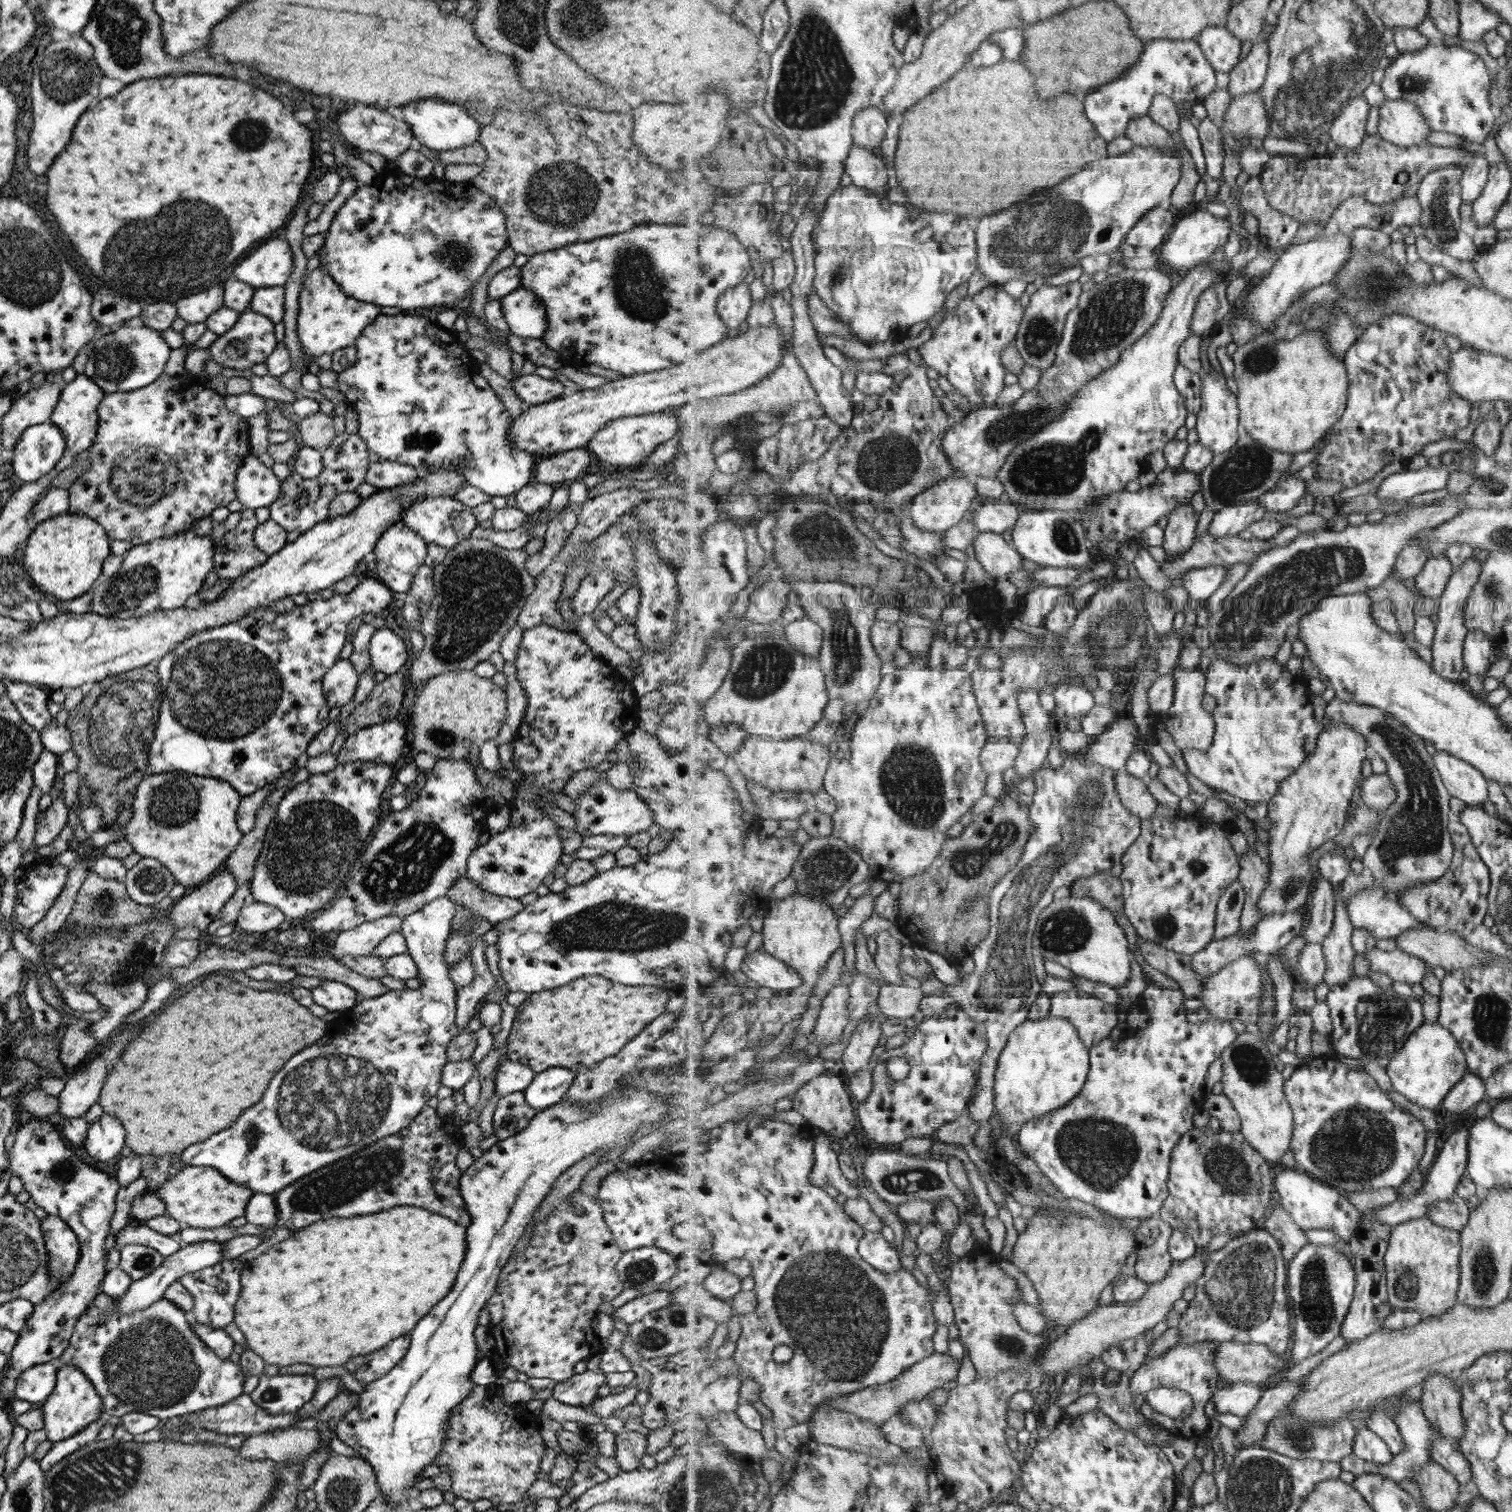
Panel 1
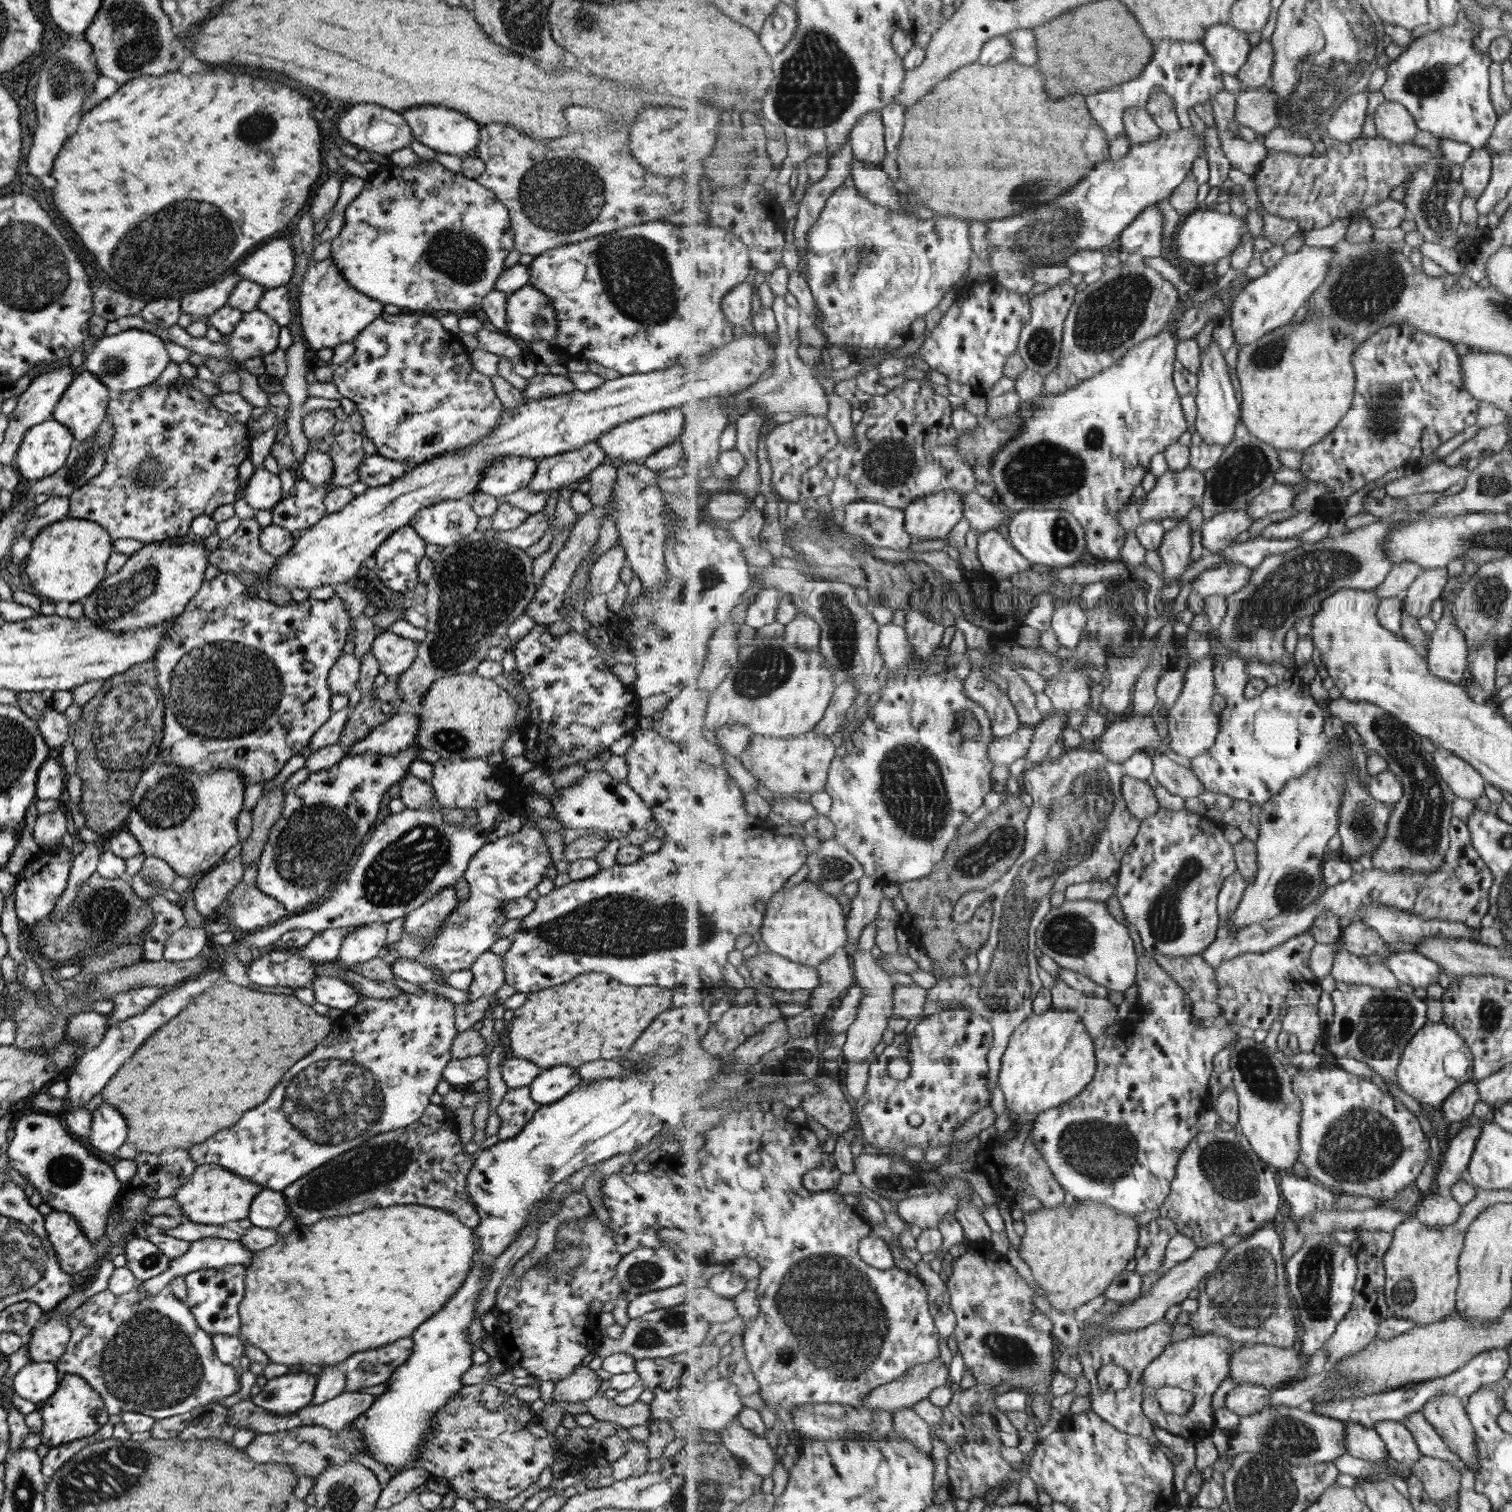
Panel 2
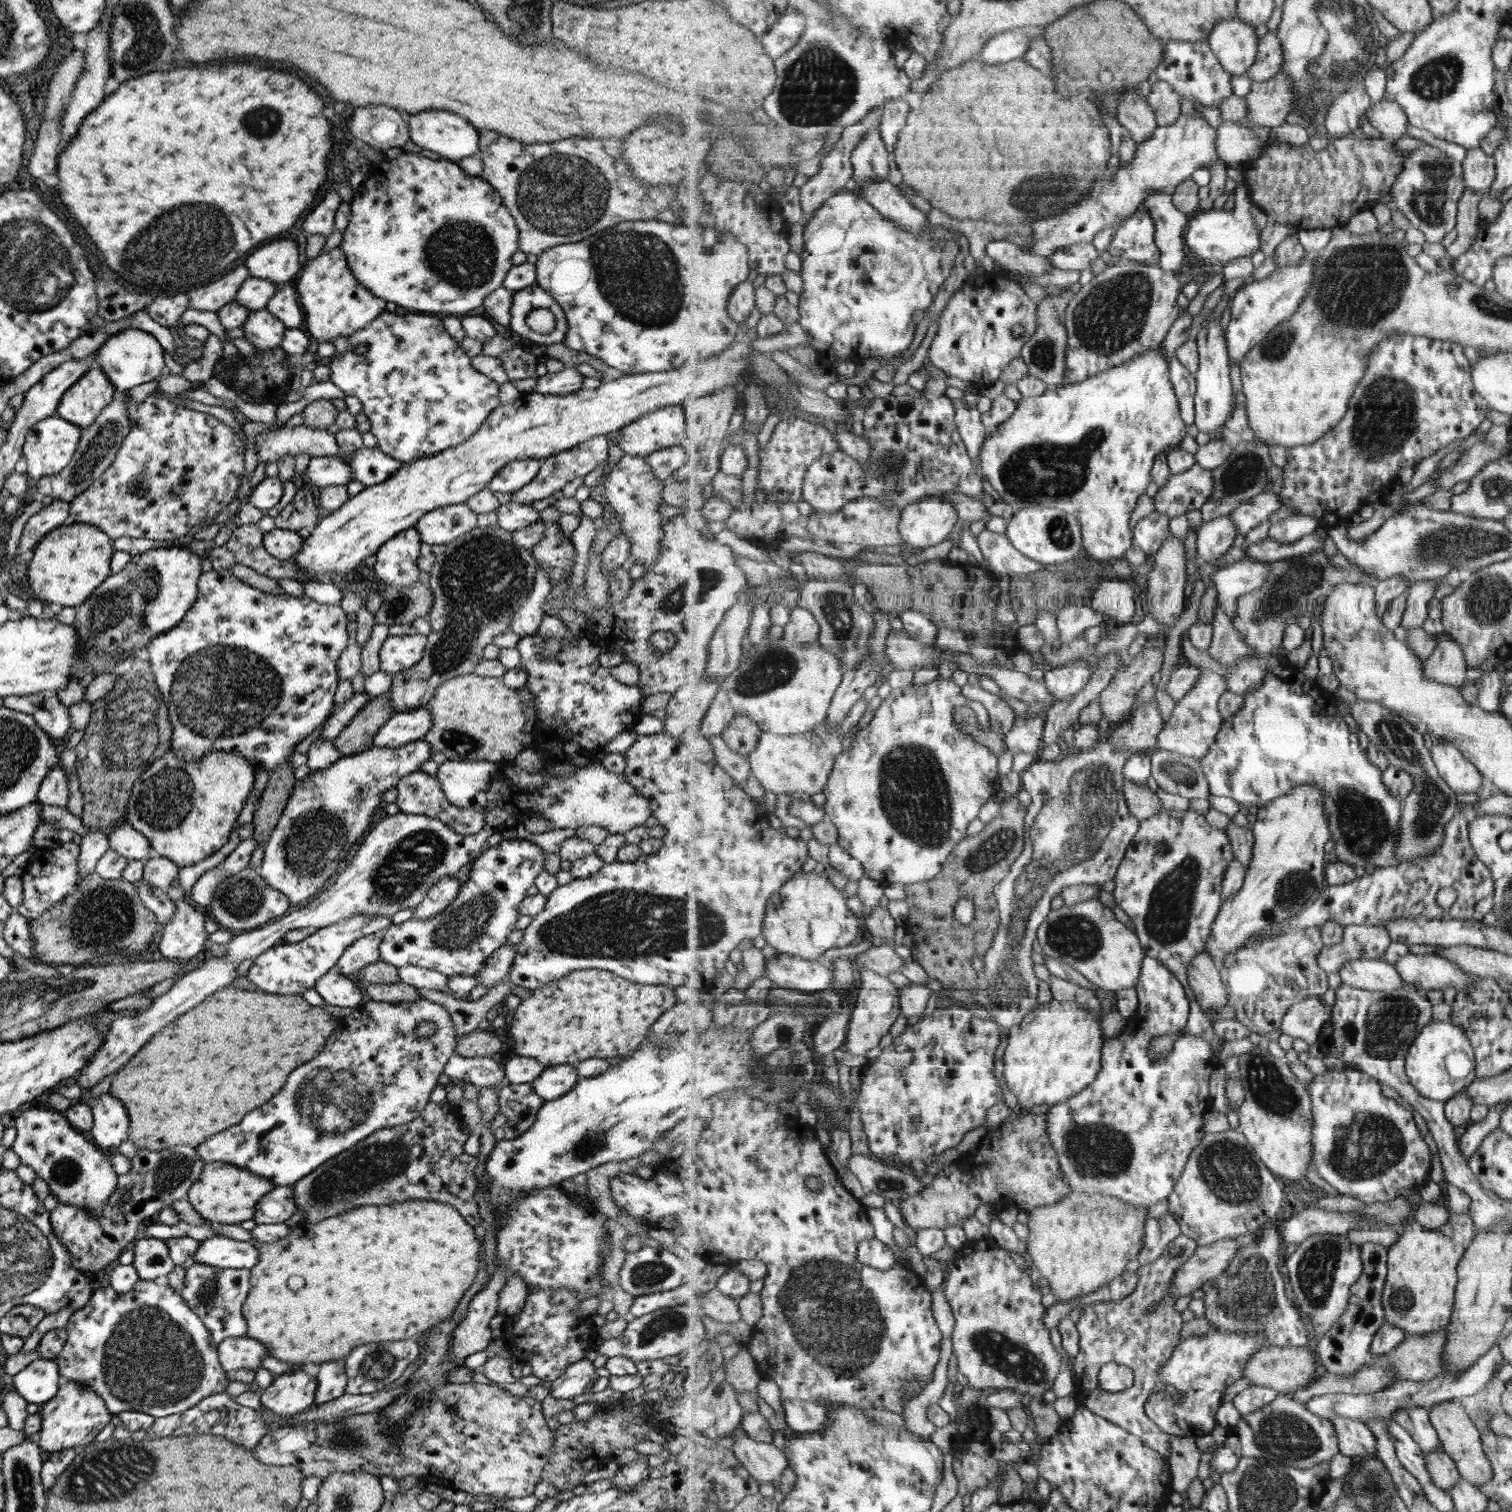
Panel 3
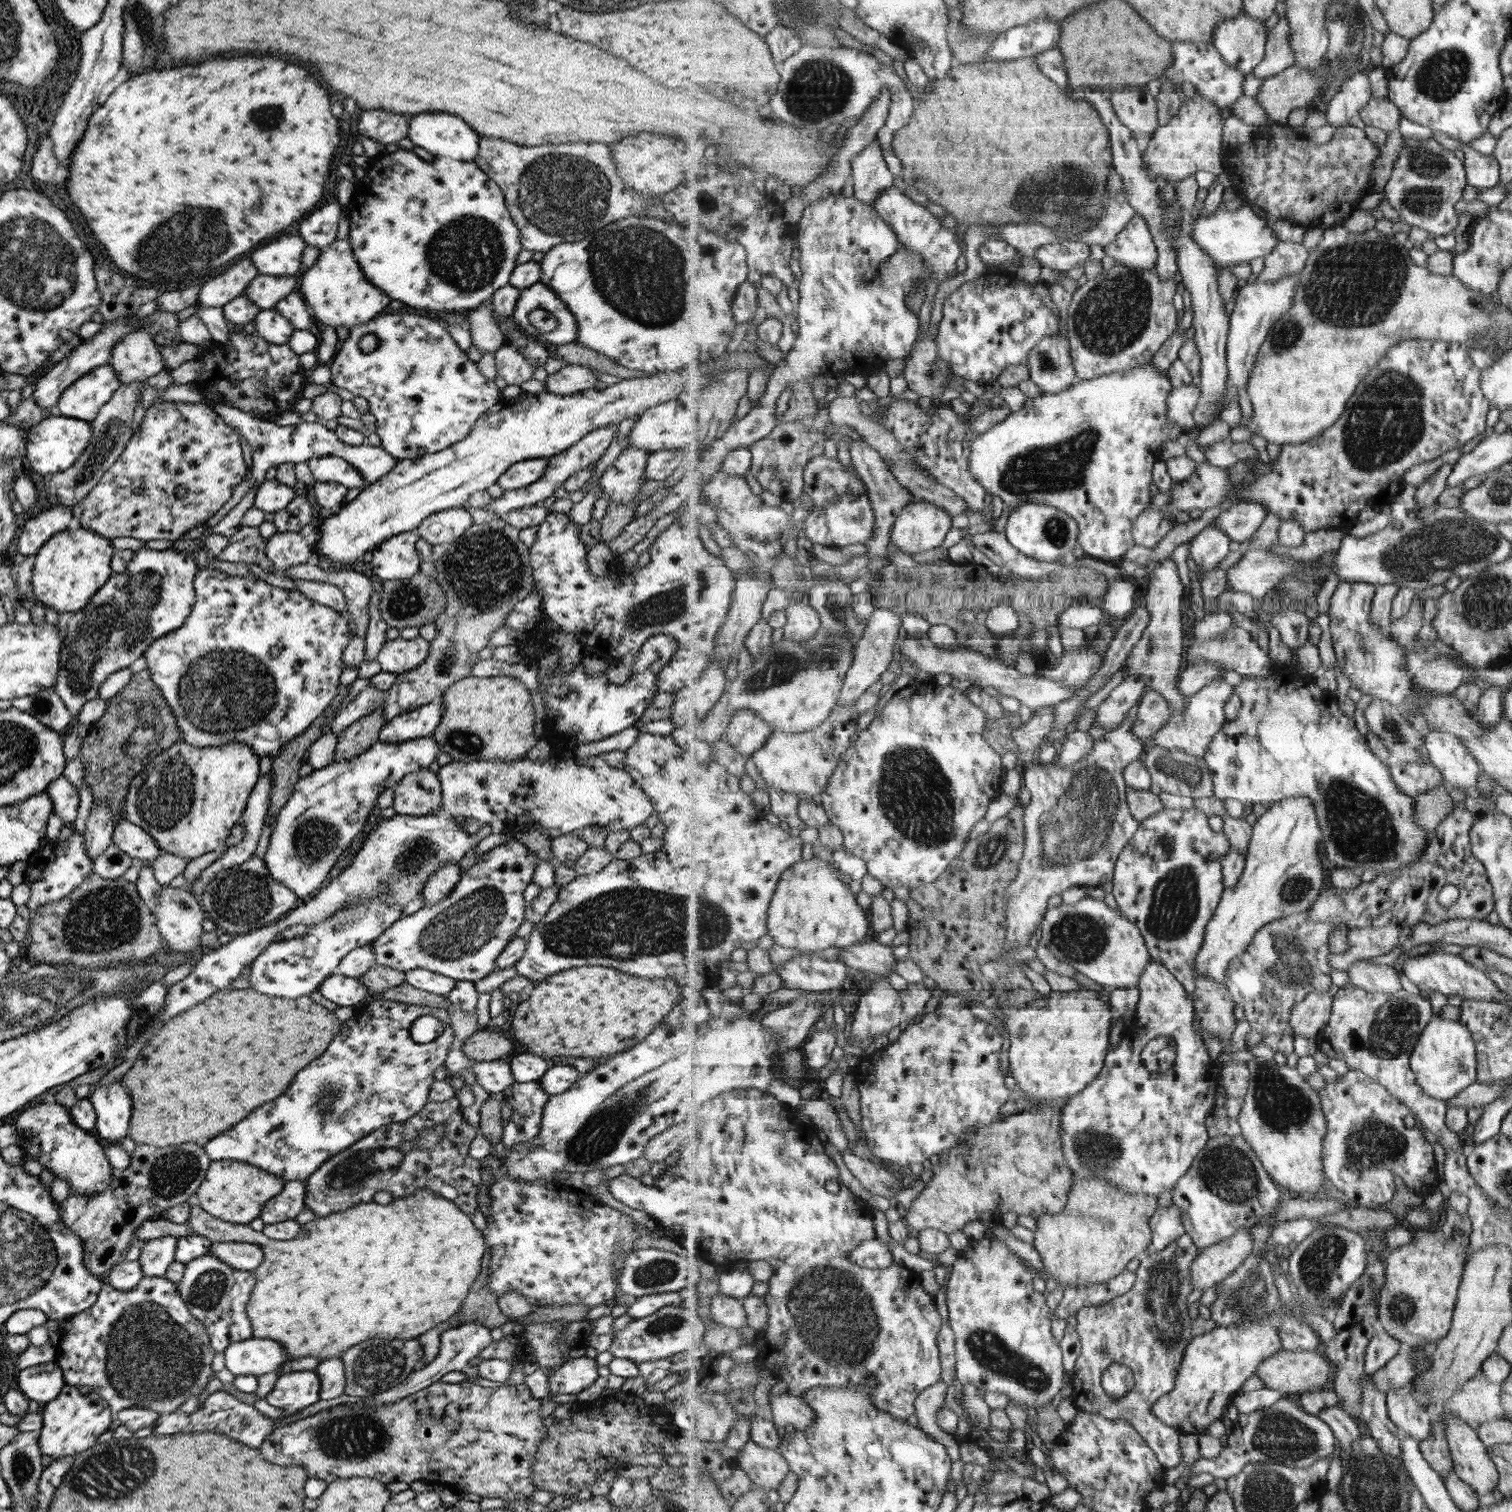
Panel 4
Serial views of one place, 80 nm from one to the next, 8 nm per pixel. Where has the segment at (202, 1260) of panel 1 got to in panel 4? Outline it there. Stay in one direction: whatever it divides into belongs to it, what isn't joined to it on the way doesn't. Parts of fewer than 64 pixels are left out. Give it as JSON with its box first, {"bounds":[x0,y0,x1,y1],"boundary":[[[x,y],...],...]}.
{"bounds":[206,1240,263,1271],"boundary":[[[231,1240],[210,1241],[210,1247],[206,1254],[218,1258],[231,1268],[248,1271],[257,1268],[263,1258],[262,1250],[256,1244]]]}

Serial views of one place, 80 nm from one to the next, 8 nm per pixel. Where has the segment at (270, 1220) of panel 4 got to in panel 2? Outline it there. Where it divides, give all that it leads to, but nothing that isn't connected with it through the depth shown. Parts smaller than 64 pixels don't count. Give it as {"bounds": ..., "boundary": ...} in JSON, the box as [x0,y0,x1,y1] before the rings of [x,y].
{"bounds":[246,1189,288,1228],"boundary":[[[261,1189],[249,1206],[246,1216],[250,1226],[276,1228],[288,1216],[287,1202],[279,1190]]]}

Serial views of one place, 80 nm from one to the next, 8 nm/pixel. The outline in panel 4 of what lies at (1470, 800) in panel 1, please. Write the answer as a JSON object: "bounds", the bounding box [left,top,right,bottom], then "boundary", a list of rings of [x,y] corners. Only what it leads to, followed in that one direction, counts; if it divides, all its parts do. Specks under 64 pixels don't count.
{"bounds":[1425,731,1480,791],"boundary":[[[1430,731],[1425,739],[1428,756],[1443,773],[1444,780],[1463,791],[1478,787],[1480,764],[1457,735]]]}

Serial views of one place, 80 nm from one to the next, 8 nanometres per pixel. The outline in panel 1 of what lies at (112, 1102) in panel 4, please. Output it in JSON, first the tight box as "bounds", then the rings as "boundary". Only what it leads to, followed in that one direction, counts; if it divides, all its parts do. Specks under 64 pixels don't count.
{"bounds":[80,1114,123,1163],"boundary":[[[101,1114],[93,1124],[89,1124],[80,1150],[84,1158],[91,1163],[107,1162],[119,1154],[123,1148],[123,1128],[109,1116]]]}

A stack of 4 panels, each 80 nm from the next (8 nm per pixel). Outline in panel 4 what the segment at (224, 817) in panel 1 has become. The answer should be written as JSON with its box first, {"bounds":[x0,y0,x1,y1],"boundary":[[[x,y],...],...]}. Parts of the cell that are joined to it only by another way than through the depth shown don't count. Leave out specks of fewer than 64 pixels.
{"bounds":[121,739,260,860],"boundary":[[[178,739],[155,758],[150,758],[131,779],[121,815],[149,834],[163,854],[172,853],[193,860],[224,844],[231,827],[240,822],[251,789],[260,777],[258,760],[259,756],[255,756],[246,744],[226,742],[197,748]]]}

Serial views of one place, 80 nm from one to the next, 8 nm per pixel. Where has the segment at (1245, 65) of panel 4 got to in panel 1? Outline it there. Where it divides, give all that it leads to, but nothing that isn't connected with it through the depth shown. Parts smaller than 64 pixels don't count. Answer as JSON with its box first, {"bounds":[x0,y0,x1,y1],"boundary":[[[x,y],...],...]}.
{"bounds":[1197,27,1243,73],"boundary":[[[1208,27],[1197,42],[1217,72],[1230,73],[1241,62],[1243,41],[1226,27]]]}

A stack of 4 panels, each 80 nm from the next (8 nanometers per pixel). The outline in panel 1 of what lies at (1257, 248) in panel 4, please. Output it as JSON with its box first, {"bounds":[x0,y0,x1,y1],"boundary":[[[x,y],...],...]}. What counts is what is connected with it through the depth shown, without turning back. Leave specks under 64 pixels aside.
{"bounds":[1159,207,1233,273],"boundary":[[[1200,207],[1187,217],[1183,217],[1170,231],[1168,238],[1159,250],[1159,254],[1165,264],[1177,269],[1180,273],[1194,267],[1197,263],[1213,258],[1215,252],[1227,244],[1229,234],[1233,232],[1231,222],[1227,217],[1219,217],[1210,214]]]}

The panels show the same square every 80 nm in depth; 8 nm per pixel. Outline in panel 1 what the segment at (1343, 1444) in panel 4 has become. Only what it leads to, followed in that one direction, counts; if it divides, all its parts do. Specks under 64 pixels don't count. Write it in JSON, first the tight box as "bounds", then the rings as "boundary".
{"bounds":[1353,1426,1395,1465],"boundary":[[[1360,1426],[1357,1430],[1353,1452],[1364,1461],[1379,1465],[1389,1464],[1395,1457],[1389,1450],[1385,1440],[1366,1426]]]}

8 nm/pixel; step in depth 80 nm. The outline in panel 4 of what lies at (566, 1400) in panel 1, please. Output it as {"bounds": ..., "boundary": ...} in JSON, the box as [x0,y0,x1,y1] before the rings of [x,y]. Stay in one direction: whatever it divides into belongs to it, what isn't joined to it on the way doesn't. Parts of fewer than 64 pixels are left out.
{"bounds":[547,1355,597,1394],"boundary":[[[585,1355],[566,1360],[553,1374],[547,1376],[549,1394],[577,1394],[597,1377],[597,1363]]]}

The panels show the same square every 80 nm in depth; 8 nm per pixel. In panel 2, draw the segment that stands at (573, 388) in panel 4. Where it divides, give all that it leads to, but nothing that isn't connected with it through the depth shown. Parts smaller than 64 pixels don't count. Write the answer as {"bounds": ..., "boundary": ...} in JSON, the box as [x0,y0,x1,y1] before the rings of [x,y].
{"bounds":[522,374,574,398],"boundary":[[[535,374],[526,379],[526,386],[522,390],[524,398],[543,398],[563,395],[572,391],[574,384],[565,374]]]}

